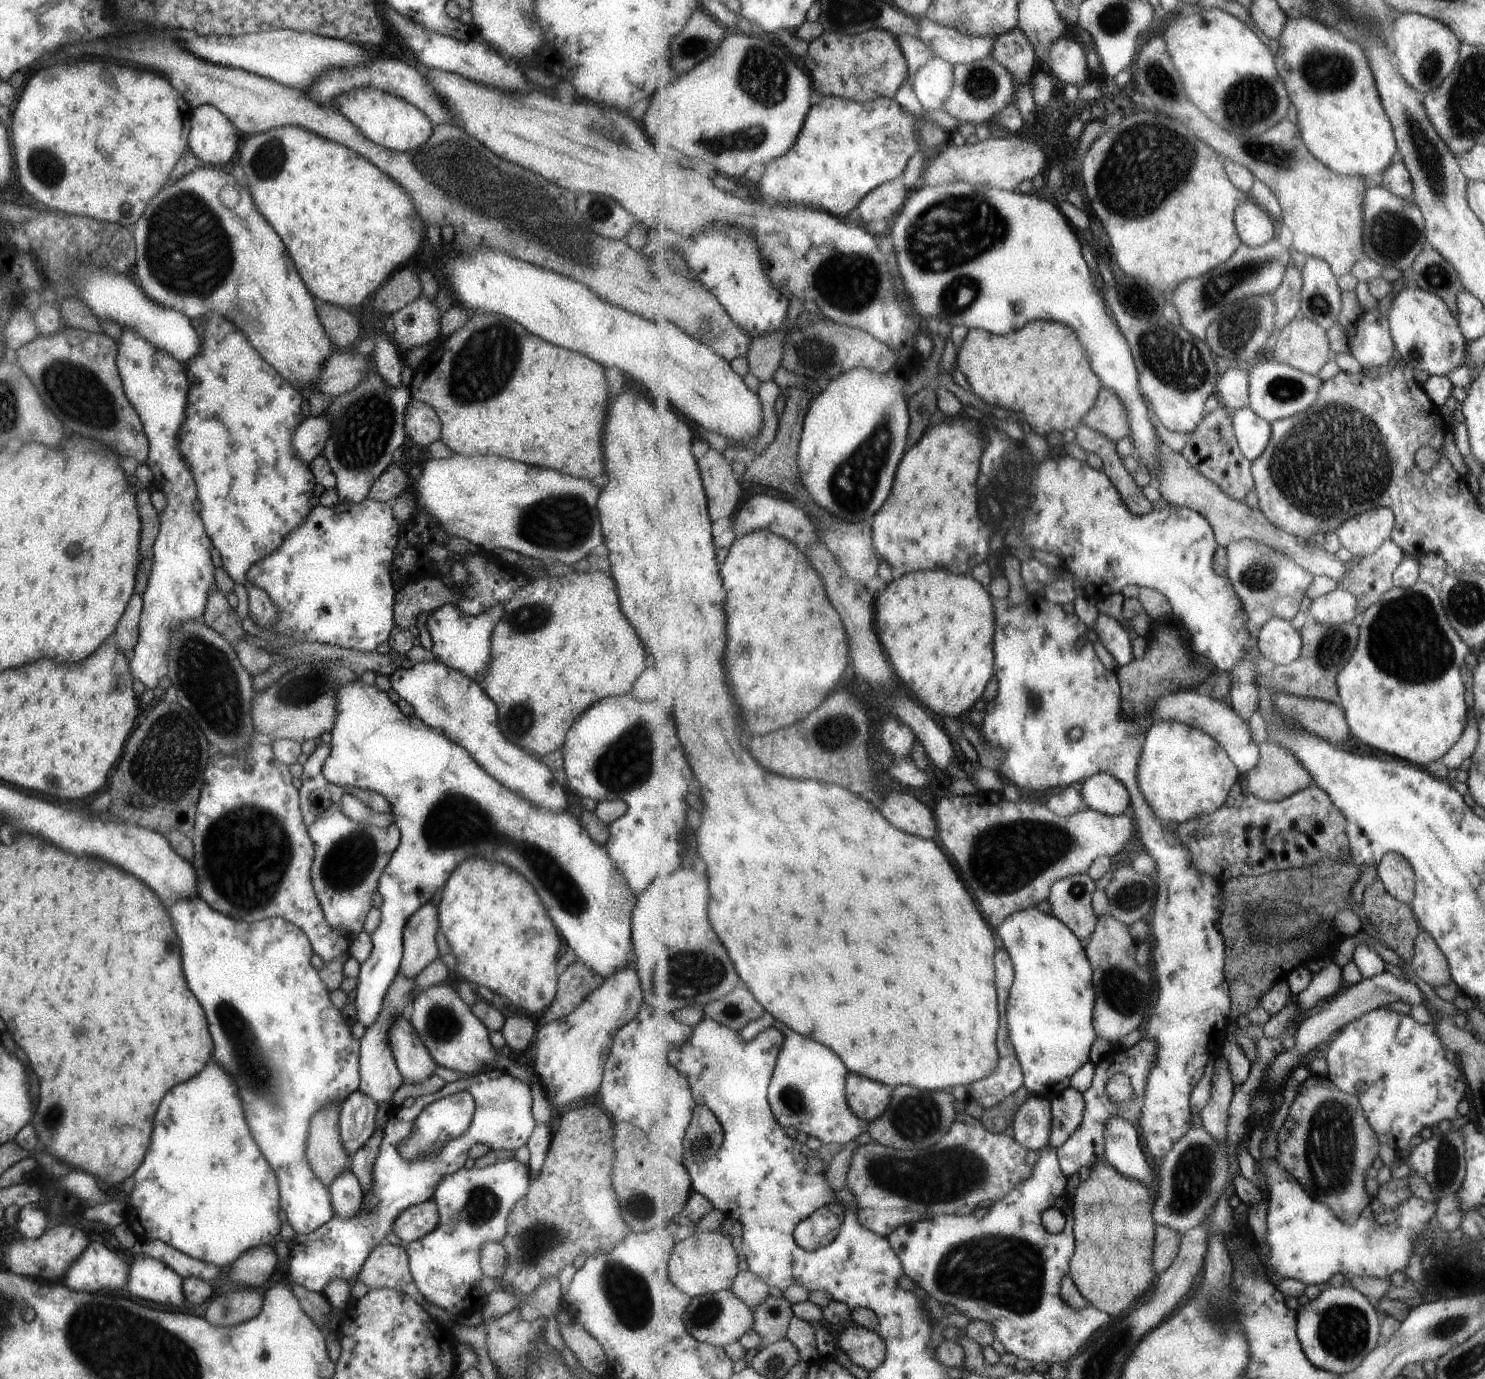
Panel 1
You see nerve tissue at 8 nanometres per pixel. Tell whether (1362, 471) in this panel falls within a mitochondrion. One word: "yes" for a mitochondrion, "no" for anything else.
yes

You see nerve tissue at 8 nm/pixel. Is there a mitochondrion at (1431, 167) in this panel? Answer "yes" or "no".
yes

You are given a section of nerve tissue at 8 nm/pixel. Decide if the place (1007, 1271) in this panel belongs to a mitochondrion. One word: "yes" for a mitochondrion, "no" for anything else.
yes

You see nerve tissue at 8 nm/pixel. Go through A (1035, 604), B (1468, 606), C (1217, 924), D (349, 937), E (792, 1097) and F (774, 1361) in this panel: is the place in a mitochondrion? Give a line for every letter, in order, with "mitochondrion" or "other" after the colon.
A: other
B: mitochondrion
C: other
D: other
E: mitochondrion
F: mitochondrion

